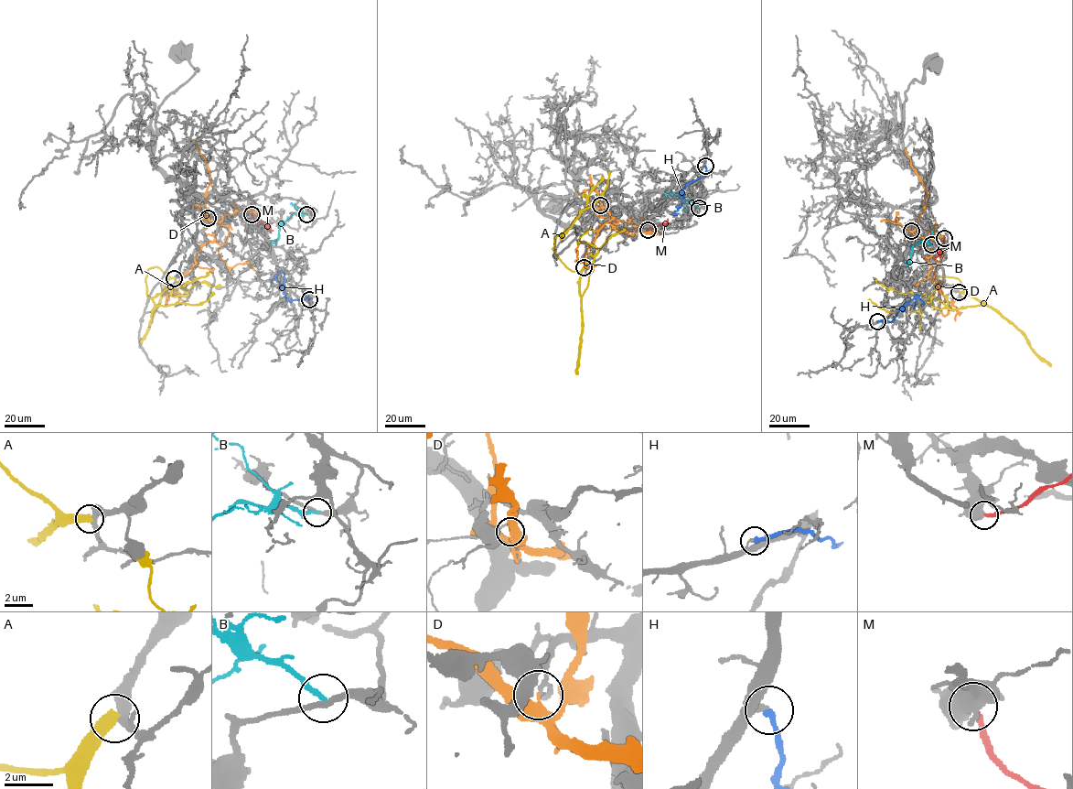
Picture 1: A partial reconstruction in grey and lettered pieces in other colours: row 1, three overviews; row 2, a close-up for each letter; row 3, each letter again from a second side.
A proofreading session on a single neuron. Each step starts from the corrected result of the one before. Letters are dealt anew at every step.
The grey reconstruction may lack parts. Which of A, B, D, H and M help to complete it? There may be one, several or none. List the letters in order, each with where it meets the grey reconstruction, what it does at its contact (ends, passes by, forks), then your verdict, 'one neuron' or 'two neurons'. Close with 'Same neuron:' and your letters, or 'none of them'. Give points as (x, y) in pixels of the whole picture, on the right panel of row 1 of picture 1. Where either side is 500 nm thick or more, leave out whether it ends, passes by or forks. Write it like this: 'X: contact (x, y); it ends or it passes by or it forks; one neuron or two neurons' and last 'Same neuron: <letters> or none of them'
A: contact (959, 292); two neurons
B: contact (931, 244); it ends; two neurons
D: contact (911, 231); it ends; two neurons
H: contact (877, 321); it ends; two neurons
M: contact (944, 238); two neurons
Same neuron: none of them

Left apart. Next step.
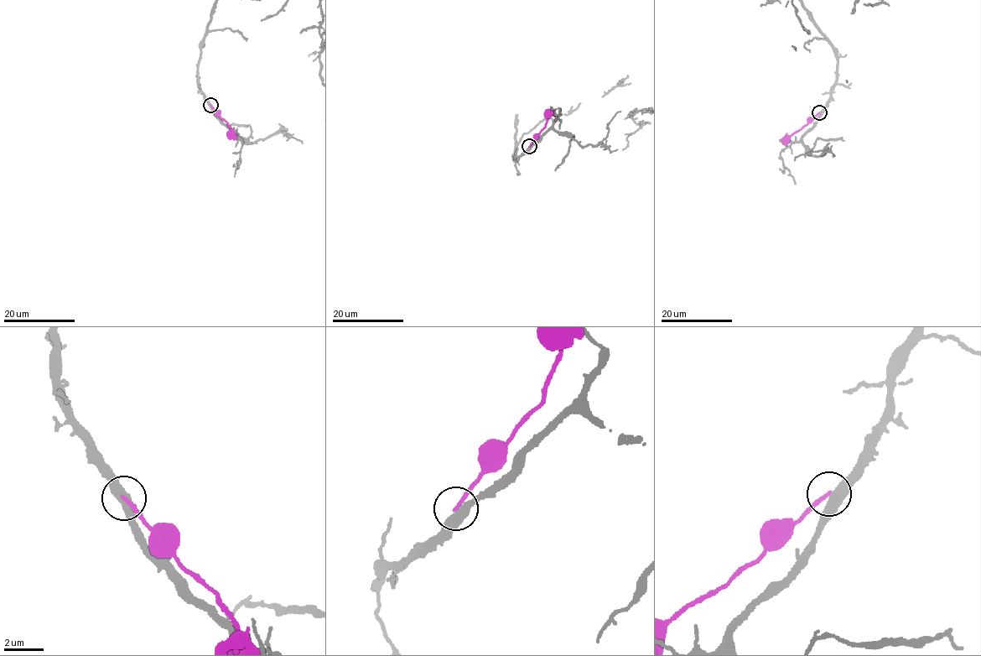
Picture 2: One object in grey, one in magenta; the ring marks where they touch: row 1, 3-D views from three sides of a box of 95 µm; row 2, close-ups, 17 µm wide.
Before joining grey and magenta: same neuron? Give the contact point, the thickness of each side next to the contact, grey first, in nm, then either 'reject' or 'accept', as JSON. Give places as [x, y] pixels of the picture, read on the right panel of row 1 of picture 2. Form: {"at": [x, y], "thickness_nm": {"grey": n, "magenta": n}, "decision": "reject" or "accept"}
{"at": [819, 112], "thickness_nm": {"grey": 480, "magenta": 190}, "decision": "reject"}

